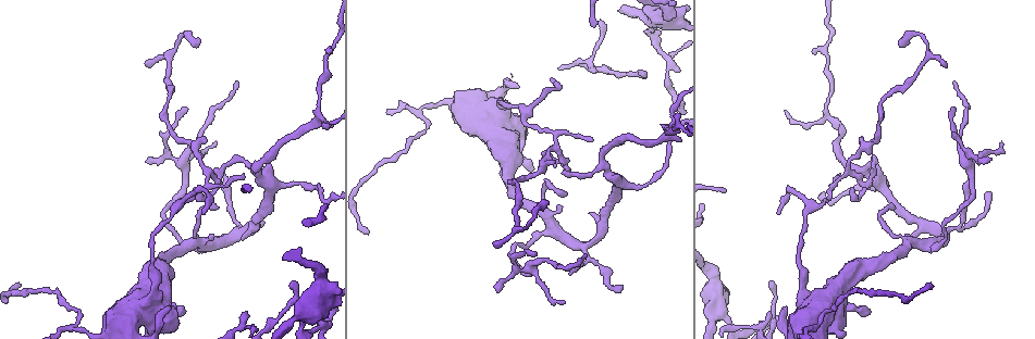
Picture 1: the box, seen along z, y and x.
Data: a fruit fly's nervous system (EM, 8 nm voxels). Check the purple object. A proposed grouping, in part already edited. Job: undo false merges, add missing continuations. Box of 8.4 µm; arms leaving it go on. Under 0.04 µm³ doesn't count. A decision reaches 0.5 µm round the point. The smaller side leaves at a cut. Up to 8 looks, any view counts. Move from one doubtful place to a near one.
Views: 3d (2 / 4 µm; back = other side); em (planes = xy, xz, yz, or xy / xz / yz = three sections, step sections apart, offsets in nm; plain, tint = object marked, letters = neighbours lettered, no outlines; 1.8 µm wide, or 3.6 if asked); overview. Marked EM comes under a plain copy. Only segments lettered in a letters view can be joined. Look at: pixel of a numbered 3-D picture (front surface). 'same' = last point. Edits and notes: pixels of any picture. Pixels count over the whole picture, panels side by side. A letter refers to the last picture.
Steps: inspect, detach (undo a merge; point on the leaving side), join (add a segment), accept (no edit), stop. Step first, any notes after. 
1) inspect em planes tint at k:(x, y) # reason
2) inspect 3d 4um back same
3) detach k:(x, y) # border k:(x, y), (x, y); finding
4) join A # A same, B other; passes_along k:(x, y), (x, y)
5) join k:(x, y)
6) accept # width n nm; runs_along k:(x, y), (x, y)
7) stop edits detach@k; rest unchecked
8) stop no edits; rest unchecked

inspect em yz step 16 tint at 1:(829, 118) # narrows sharply

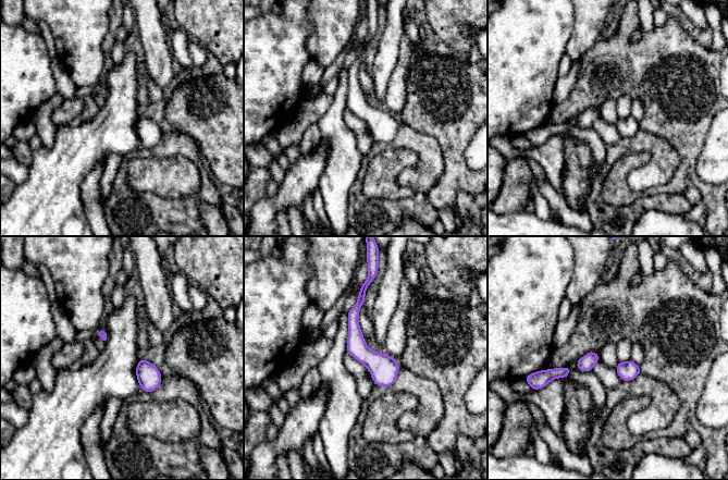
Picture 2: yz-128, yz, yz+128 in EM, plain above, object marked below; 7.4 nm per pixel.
inspect em planes tint same # another direction

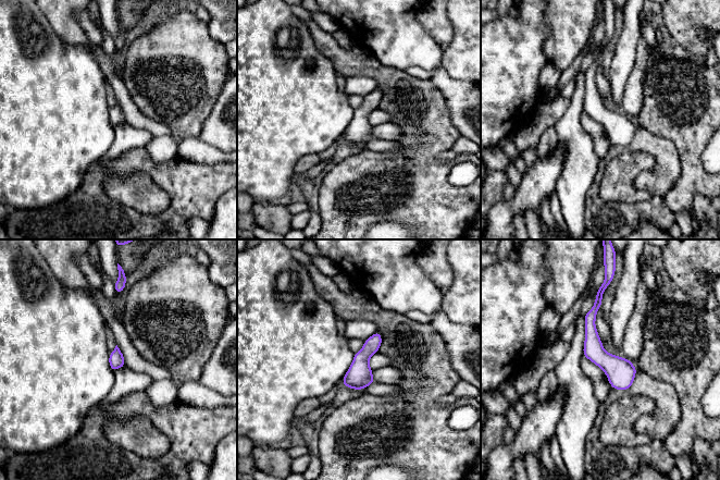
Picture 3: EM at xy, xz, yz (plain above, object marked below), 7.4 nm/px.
inspect em planes letters same # see the neighbours

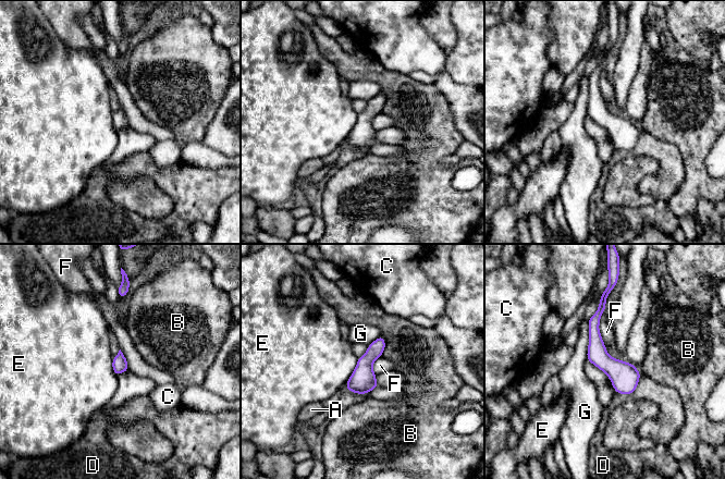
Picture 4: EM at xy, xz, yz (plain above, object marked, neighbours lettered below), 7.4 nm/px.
accept # A other, B other, C other, D other, E other, F other, G other; runs_along 4:(602, 301), (597, 353), (629, 391); continuous, no second neuron

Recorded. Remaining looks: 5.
inspect 3d 4um at 1:(568, 273) # thin end

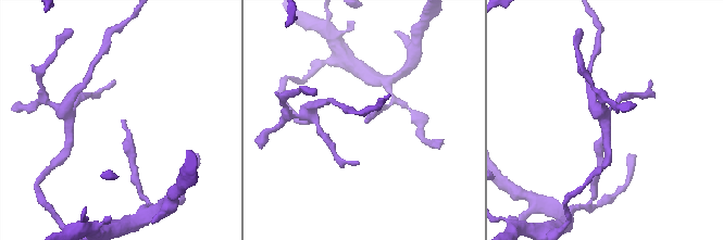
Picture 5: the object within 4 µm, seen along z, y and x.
inspect em xy step 8 letters at 5:(123, 120)

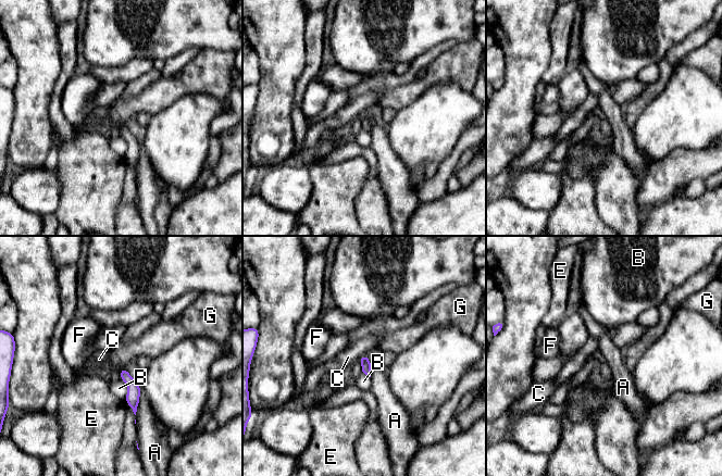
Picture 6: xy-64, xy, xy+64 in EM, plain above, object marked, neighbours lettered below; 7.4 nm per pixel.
accept # A other, B other, C other, E other, F other, G other; runs_along 6:(122, 372), (132, 384), (134, 406); no lettered segment goes on from it

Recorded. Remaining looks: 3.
inspect em xy step 16 letters at 1:(566, 166) # abrupt turn

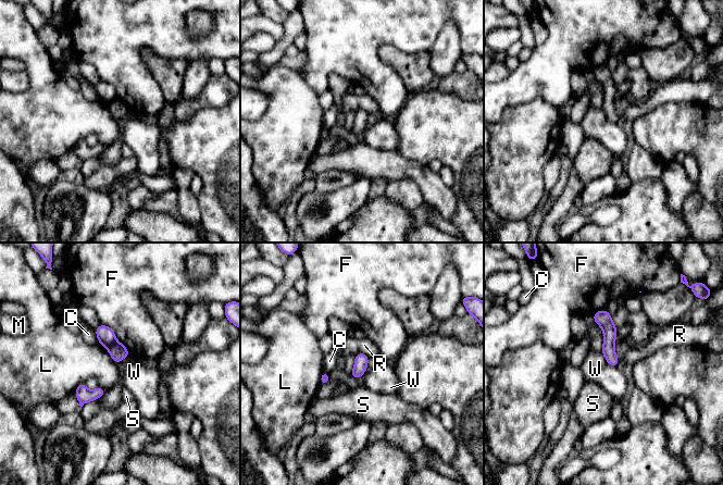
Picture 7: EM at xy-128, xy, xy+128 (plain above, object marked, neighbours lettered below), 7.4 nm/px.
accept # width 90 nm; C other, F other, L other, M other, R other, S other, W other; one neuron here

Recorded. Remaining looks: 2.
stop no edits; rest unchecked

